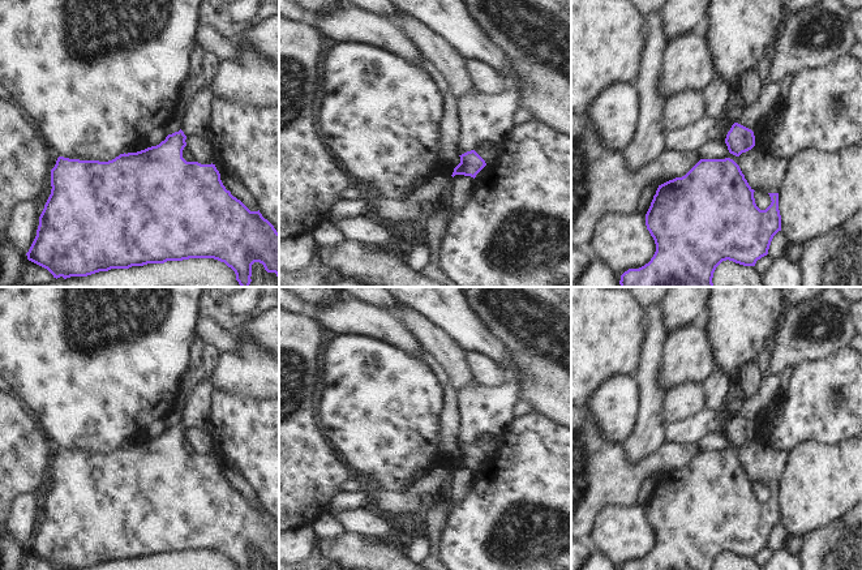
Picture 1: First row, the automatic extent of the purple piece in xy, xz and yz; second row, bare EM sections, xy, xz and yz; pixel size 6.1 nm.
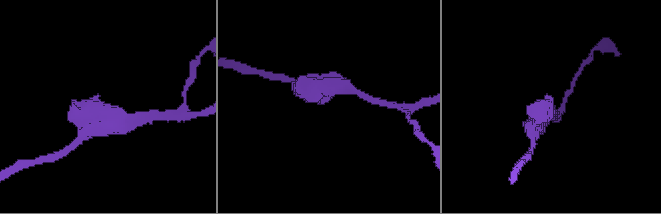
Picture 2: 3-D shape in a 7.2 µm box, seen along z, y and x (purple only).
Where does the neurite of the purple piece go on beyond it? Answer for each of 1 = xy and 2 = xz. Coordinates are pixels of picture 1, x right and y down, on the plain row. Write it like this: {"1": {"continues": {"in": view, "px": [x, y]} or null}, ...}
{"1": {"continues": null}, "2": {"continues": null}}

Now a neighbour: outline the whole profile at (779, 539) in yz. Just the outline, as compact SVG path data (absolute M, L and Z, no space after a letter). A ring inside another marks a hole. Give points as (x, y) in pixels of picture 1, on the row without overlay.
M779 523L771 533L767 548L769 550L772 550L773 553L777 553L780 550L785 550L789 537L790 537L790 535L789 535L786 527L782 523Z

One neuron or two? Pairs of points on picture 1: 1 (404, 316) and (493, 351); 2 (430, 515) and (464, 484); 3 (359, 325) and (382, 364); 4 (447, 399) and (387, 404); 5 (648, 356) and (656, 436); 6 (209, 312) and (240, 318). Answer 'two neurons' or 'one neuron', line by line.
1: two neurons
2: one neuron
3: two neurons
4: two neurons
5: one neuron
6: one neuron

